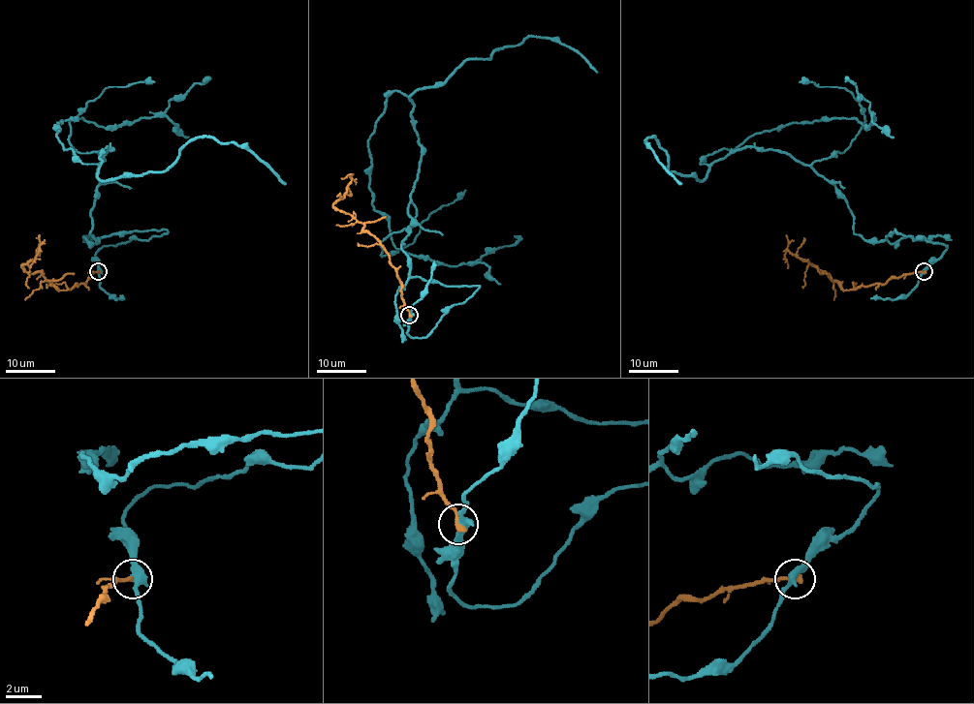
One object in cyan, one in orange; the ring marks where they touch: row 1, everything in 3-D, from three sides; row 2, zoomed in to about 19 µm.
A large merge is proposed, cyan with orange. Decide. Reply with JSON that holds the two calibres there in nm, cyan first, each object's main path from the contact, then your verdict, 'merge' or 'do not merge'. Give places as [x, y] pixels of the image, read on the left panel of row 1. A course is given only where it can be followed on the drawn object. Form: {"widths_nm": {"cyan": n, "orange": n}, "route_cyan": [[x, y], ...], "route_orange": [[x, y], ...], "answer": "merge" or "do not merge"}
{"widths_nm": {"cyan": 440, "orange": 320}, "route_cyan": [[98, 272], [105, 246], [167, 230], [89, 234], [110, 149], [81, 162], [56, 123], [159, 115], [209, 76]], "route_orange": [[98, 272], [71, 290], [59, 290], [39, 272], [29, 273], [21, 267], [39, 251], [29, 268]], "answer": "do not merge"}

